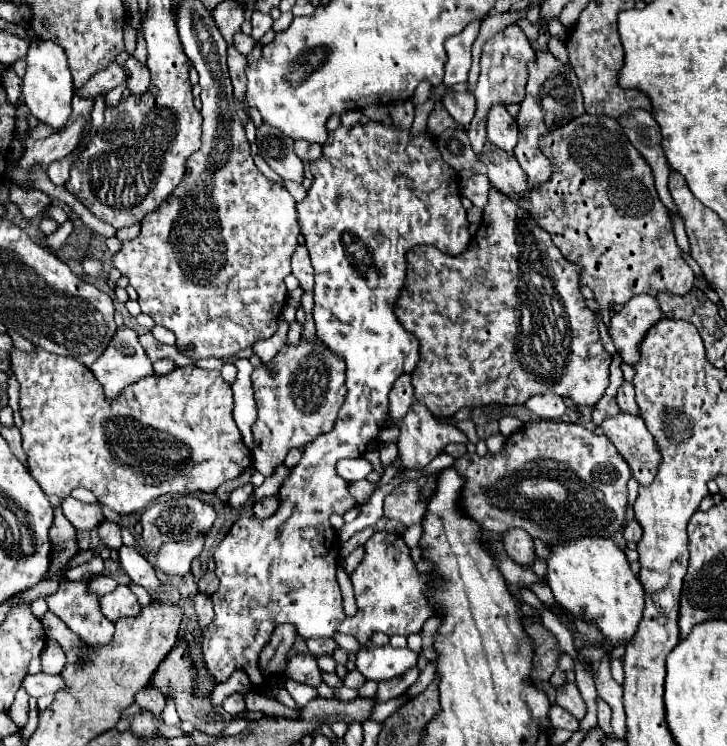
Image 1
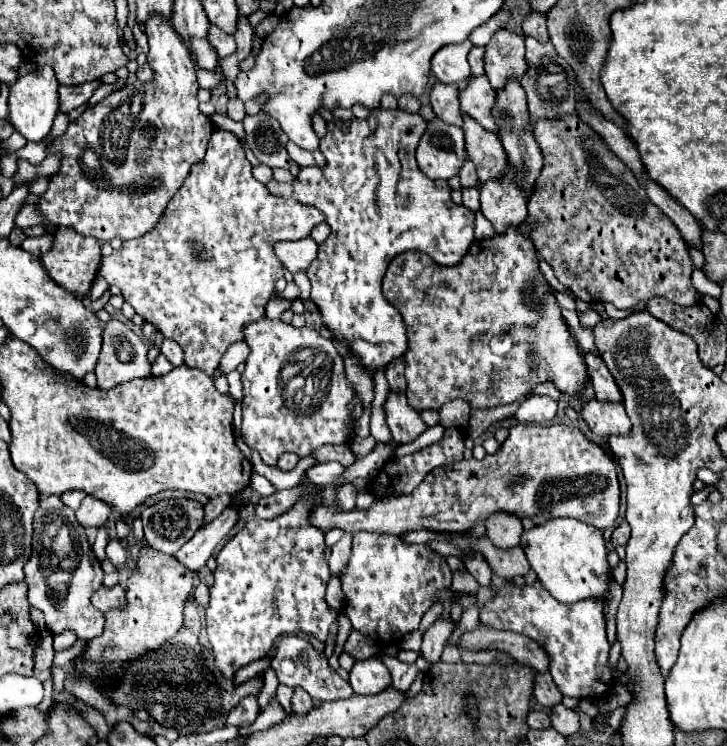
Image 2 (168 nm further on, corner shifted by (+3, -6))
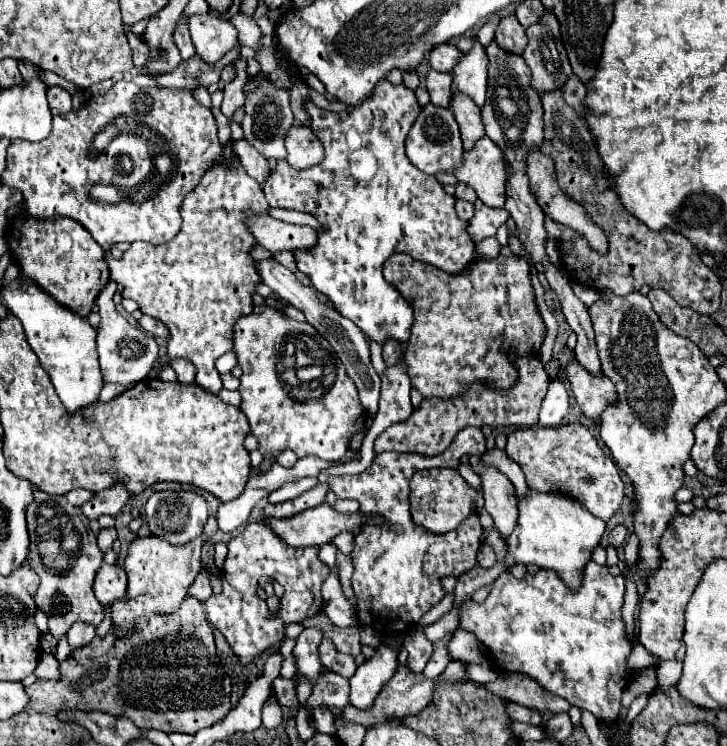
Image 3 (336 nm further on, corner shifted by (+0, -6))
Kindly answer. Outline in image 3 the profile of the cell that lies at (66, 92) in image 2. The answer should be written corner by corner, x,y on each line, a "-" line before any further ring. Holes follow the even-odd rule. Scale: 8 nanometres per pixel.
53,86
53,88
47,90
47,102
49,102
53,116
67,114
69,106
71,106
71,94
61,86

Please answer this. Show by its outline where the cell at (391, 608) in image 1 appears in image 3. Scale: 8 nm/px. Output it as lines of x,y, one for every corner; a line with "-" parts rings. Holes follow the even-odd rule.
463,428
451,448
435,458
419,454
397,454
381,452
375,456
371,468
363,474
329,476
331,490
337,496
353,496
361,504
363,514
383,516
381,524
365,522
355,534
353,556
353,578
351,586
357,596
357,616
361,626
389,626
403,622
403,632
411,628
427,610
431,610
445,590
441,578
461,576
463,572
477,566
477,550
481,546
483,528
479,514
471,514
463,524
447,534
435,534
411,520
409,512
409,480
417,470
423,468
459,468
459,458
465,454
483,454
485,436
479,428

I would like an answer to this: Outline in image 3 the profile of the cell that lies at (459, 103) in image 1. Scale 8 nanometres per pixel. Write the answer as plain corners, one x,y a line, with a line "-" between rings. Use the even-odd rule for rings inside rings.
429,70
427,72
427,92
429,92
433,104
447,108
449,102
451,102
451,92
453,92
451,74

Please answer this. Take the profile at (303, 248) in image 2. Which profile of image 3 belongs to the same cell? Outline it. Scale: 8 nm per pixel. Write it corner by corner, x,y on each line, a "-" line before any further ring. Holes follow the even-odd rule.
251,216
251,234
257,244
267,248
271,254
281,250
311,248
317,242
317,232
311,226
295,226
271,216

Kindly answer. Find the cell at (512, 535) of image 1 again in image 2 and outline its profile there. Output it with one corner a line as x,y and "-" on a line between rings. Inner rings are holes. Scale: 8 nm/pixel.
496,512
488,518
486,522
486,532
488,532
488,538
492,540
494,546
498,548
514,548
514,546
520,546
520,540
522,540
522,522
520,518
512,516
512,514
504,514
504,512

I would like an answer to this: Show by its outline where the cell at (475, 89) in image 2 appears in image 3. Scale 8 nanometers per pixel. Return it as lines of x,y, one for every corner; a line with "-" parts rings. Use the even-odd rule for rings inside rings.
475,40
473,48
467,54
463,54
463,60
455,64
451,74
455,88
471,96
477,106
483,106
487,92
487,54
479,40

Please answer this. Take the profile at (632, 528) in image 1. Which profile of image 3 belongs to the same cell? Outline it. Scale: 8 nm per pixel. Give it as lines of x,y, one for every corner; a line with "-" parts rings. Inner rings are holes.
623,524
615,526
615,528
609,532
609,544
613,544
615,548
623,546
623,544
625,544
625,540
627,540
627,528
625,528

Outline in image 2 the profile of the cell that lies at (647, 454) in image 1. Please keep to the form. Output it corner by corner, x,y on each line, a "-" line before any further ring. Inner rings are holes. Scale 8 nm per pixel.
590,400
582,408
582,416
590,430
602,440
606,440
612,434
628,434
632,430
632,424
622,404

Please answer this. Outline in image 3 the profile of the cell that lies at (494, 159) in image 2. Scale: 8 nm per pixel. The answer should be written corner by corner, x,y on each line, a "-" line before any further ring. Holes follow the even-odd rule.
453,92
453,96
451,96
451,112
455,114
455,120
459,124
463,148
471,150
471,146
485,134
479,108
475,106
475,102
469,96

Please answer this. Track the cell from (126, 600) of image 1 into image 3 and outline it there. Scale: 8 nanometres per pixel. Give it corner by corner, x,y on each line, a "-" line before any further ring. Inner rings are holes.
103,564
99,570
97,570
97,576
95,576
95,596
99,598
101,604
111,604
119,598
125,596
125,590
127,590
127,576
125,576
125,570
121,566
109,566
109,564

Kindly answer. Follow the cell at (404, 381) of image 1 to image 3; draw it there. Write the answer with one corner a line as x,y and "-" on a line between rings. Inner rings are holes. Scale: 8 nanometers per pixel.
385,340
383,342
383,360
385,360
387,366
397,364
401,354
403,354
403,348
401,348
401,344
397,340

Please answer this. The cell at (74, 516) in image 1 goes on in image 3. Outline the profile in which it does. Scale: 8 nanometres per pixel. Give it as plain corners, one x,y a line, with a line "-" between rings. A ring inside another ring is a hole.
115,484
115,488
109,488
109,490
95,494
89,502
85,502
81,506
81,510
89,520
99,518
101,514
115,516
117,512
123,510
123,506
127,504
129,498
131,498
131,494
127,492
127,488
123,488
123,484

